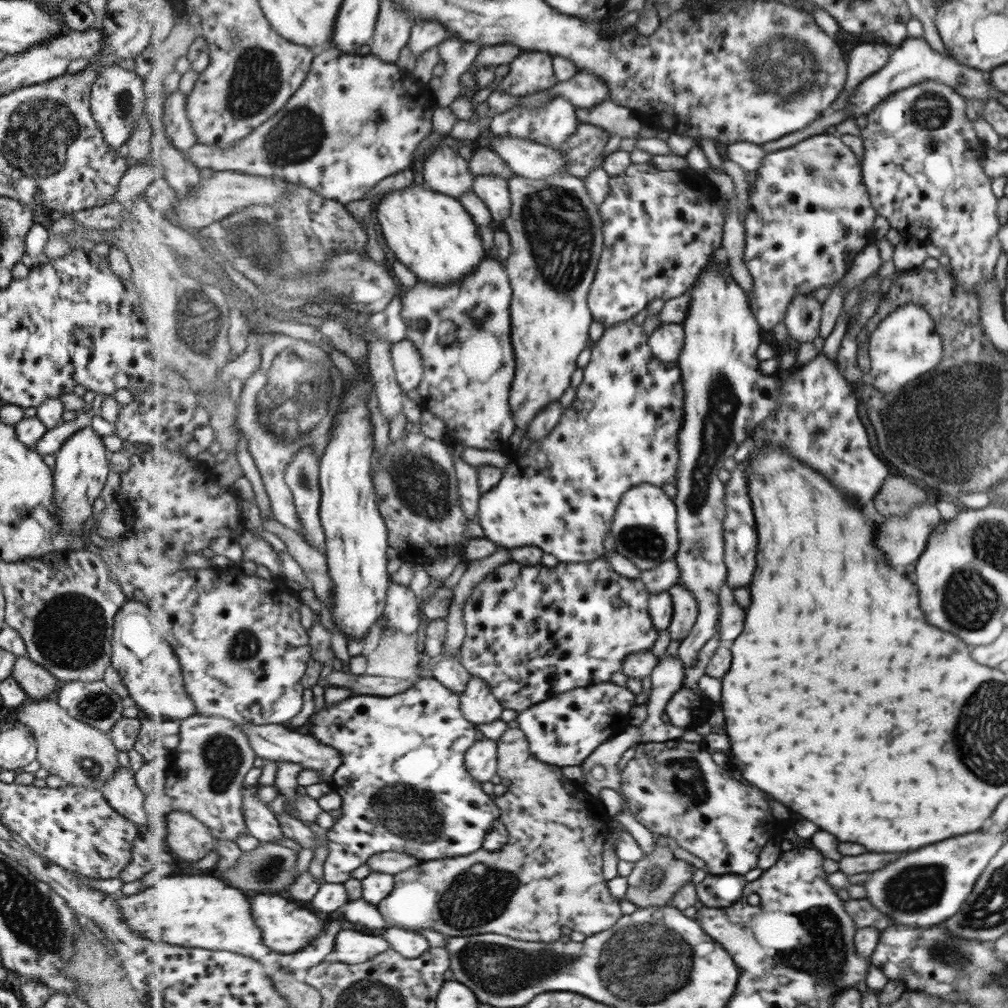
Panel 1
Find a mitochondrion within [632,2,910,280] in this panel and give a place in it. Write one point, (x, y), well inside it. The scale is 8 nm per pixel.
(782, 67)

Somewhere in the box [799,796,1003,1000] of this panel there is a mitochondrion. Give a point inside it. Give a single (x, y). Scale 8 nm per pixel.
(914, 888)

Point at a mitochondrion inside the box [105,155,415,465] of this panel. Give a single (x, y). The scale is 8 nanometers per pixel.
(292, 400)

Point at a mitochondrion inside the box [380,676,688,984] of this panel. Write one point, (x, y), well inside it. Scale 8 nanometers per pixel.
(479, 894)

